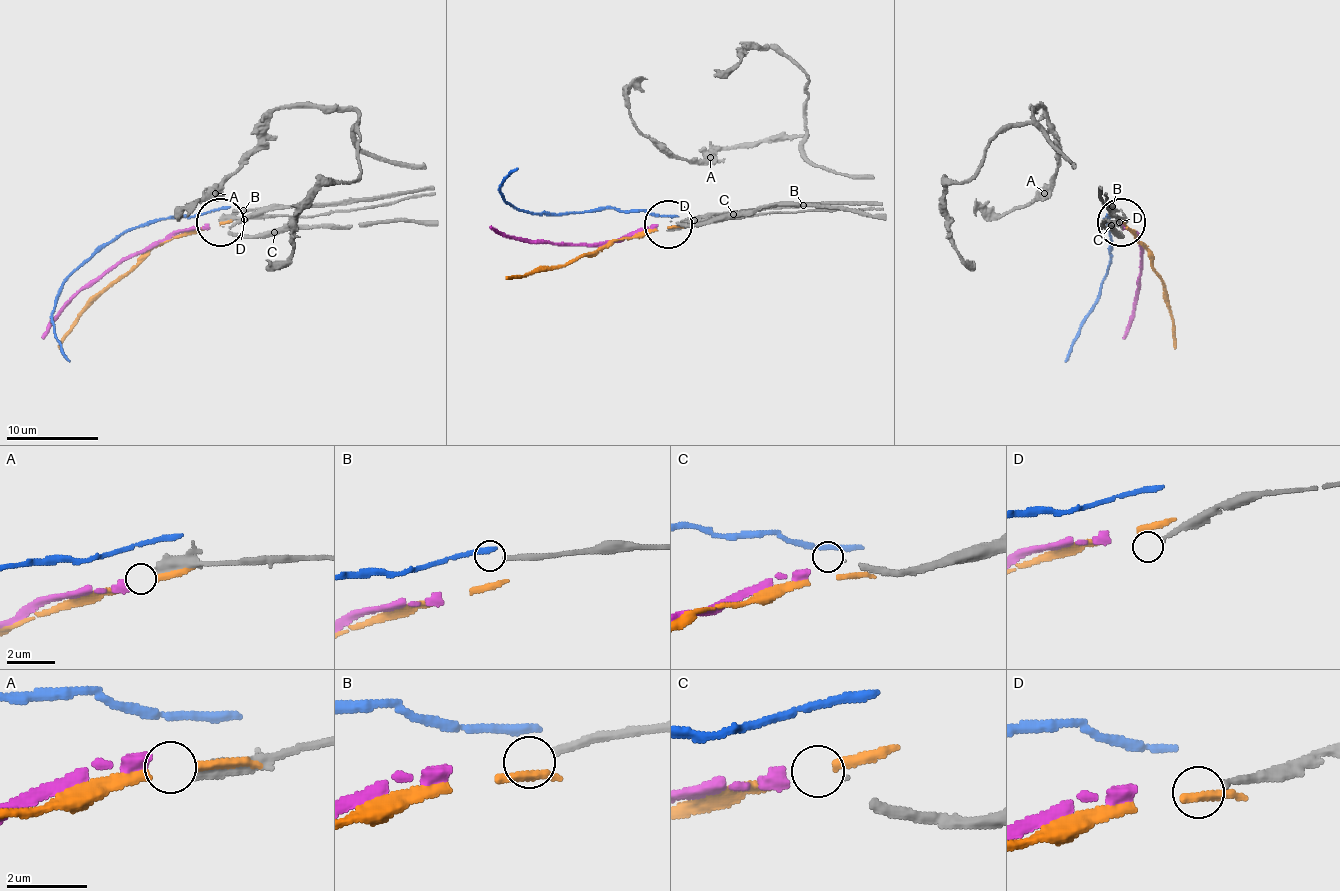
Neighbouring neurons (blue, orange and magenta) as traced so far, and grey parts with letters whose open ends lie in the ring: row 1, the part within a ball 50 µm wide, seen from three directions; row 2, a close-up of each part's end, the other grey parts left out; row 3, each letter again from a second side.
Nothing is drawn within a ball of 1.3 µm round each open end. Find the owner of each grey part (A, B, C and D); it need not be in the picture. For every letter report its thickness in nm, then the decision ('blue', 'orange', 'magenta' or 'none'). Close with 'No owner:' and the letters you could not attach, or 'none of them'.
A: 440 nm | none
B: 200 nm | none
C: 60 nm | none
D: 180 nm | none
No owner: A, B, C, D

